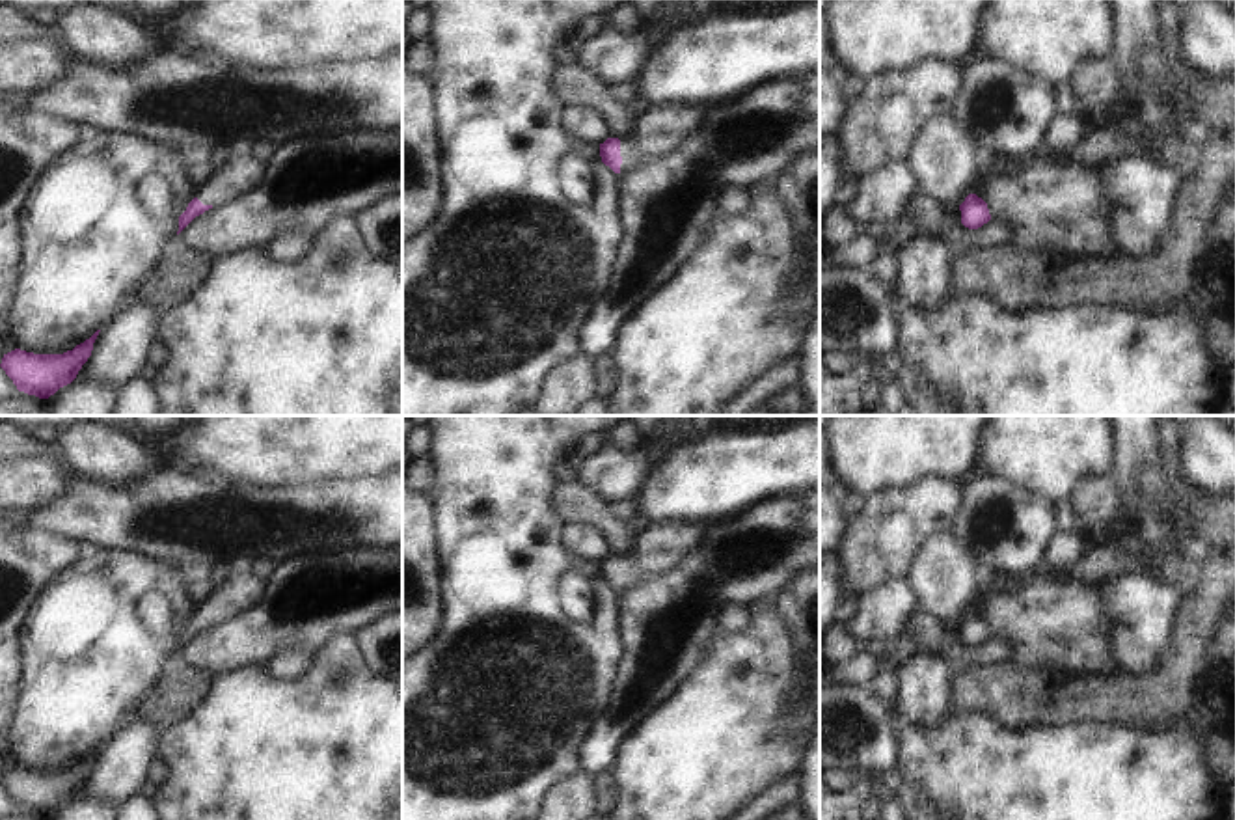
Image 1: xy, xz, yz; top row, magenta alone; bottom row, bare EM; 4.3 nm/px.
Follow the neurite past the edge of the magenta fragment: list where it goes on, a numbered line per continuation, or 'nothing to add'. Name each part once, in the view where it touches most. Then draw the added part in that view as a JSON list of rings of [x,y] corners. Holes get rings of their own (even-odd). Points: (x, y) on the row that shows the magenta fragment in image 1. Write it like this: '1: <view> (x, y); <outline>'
1: xz (662, 129); [[[663,102],[650,106],[620,140],[620,175],[680,147],[704,116],[706,106],[693,102]]]

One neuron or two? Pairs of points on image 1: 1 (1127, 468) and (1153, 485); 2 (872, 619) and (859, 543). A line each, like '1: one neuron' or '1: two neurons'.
1: two neurons
2: two neurons

